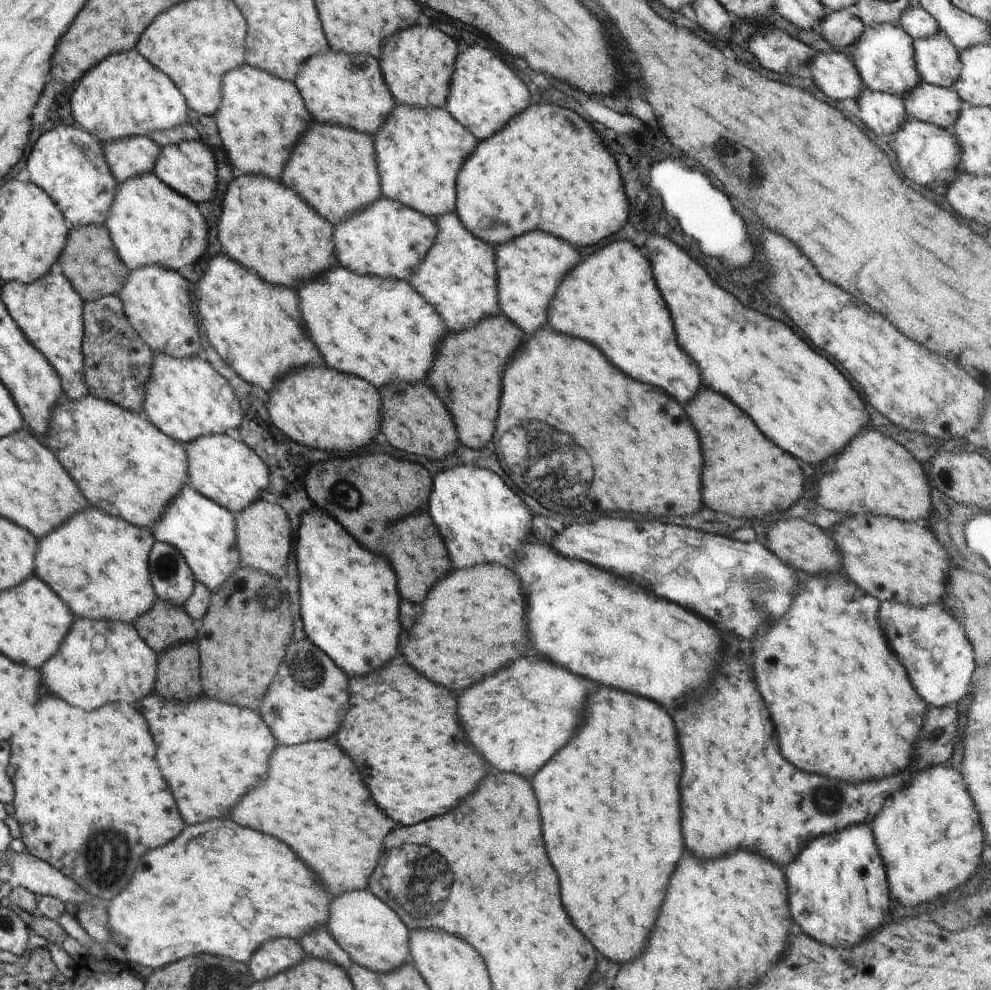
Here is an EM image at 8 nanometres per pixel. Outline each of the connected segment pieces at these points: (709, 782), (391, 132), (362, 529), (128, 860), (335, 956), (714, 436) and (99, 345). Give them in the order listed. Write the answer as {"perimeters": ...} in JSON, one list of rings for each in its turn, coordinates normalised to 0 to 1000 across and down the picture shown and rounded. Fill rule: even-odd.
{"perimeters":[[[[733,638],[733,665],[729,683],[725,681],[718,687],[714,699],[706,703],[706,709],[694,711],[694,715],[678,717],[686,756],[690,780],[686,788],[686,806],[688,806],[688,840],[692,857],[702,865],[731,865],[743,861],[745,857],[767,857],[759,859],[773,868],[777,868],[787,877],[797,873],[810,857],[822,846],[855,837],[860,833],[878,832],[891,817],[892,809],[900,801],[916,793],[920,784],[945,773],[957,772],[961,764],[963,748],[969,747],[966,742],[966,712],[961,714],[938,713],[933,721],[927,746],[923,752],[923,766],[917,775],[903,783],[876,789],[875,791],[857,791],[848,787],[839,787],[821,781],[813,782],[803,774],[795,772],[785,758],[785,747],[781,739],[779,725],[769,703],[759,689],[759,677],[755,667],[759,663],[757,648],[739,639]]],[[[400,103],[392,123],[376,139],[385,198],[437,222],[459,214],[463,172],[483,145],[468,126],[449,109],[422,109]]],[[[387,457],[329,464],[316,469],[308,483],[308,494],[315,508],[335,520],[367,554],[385,561],[400,579],[403,601],[418,610],[428,608],[432,596],[458,576],[448,546],[433,518],[432,506],[436,492],[437,484],[426,469],[402,464]],[[344,487],[354,489],[363,498],[362,514],[348,515],[336,505],[337,493]]],[[[46,703],[44,707],[40,707],[40,715],[36,715],[36,719],[28,719],[28,731],[24,731],[24,739],[20,739],[20,743],[16,743],[16,747],[10,747],[10,752],[12,752],[11,768],[16,774],[15,785],[12,786],[15,794],[15,808],[12,810],[15,818],[14,826],[18,828],[18,832],[22,836],[22,846],[20,847],[24,851],[27,861],[51,873],[63,883],[73,886],[79,895],[83,895],[93,905],[99,905],[100,908],[108,910],[115,908],[117,903],[121,903],[129,895],[129,891],[135,883],[135,877],[137,877],[139,869],[143,867],[143,863],[147,863],[149,859],[155,859],[159,855],[170,853],[186,838],[186,828],[178,816],[176,804],[174,804],[168,788],[163,786],[163,782],[159,778],[157,768],[155,768],[157,752],[151,743],[149,731],[147,731],[145,723],[129,711],[109,711],[109,715],[101,715],[101,719],[89,721],[89,719],[75,715],[54,703]]],[[[327,935],[307,944],[302,953],[311,966],[342,974],[349,980],[356,974],[351,964],[341,956],[341,953]]],[[[708,391],[690,414],[704,434],[710,457],[708,505],[714,513],[759,527],[809,505],[811,480],[803,462],[775,444],[735,401]]],[[[118,298],[90,303],[85,319],[89,319],[85,360],[89,360],[89,388],[93,388],[93,400],[144,418],[146,389],[152,383],[155,356],[132,327],[125,315],[124,304]]]]}

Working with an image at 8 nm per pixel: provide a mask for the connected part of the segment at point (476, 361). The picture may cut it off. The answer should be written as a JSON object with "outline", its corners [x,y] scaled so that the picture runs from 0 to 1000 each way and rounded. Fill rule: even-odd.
{"outline":[[[509,317],[491,320],[486,326],[467,334],[452,333],[443,344],[438,372],[432,376],[432,388],[453,414],[466,448],[477,454],[495,451],[505,412],[507,378],[529,347],[529,335]]]}

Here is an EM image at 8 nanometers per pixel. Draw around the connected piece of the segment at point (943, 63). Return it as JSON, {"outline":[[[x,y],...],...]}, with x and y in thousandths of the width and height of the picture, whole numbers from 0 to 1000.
{"outline":[[[956,37],[921,39],[924,69],[930,83],[959,90],[970,70],[968,53]]]}

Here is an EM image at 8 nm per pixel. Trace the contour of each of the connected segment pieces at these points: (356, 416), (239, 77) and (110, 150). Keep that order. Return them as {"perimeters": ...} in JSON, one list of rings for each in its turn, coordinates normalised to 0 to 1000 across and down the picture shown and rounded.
{"perimeters":[[[[309,370],[293,376],[272,396],[274,426],[292,443],[323,455],[355,457],[373,448],[384,434],[381,393],[366,382],[339,373]]],[[[246,65],[226,74],[223,92],[223,110],[216,118],[237,174],[268,177],[283,183],[298,145],[317,121],[300,87]]],[[[149,137],[127,138],[102,146],[110,170],[120,185],[155,176],[157,163],[162,157],[162,148]]]]}

